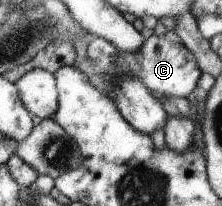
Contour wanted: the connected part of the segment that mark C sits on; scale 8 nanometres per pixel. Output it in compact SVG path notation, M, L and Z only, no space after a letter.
M175 30L166 31L160 36L149 36L135 54L119 52L116 64L117 77L132 75L143 80L158 100L162 97L190 97L192 92L197 92L197 82L203 73L197 65L195 56L182 44Z

